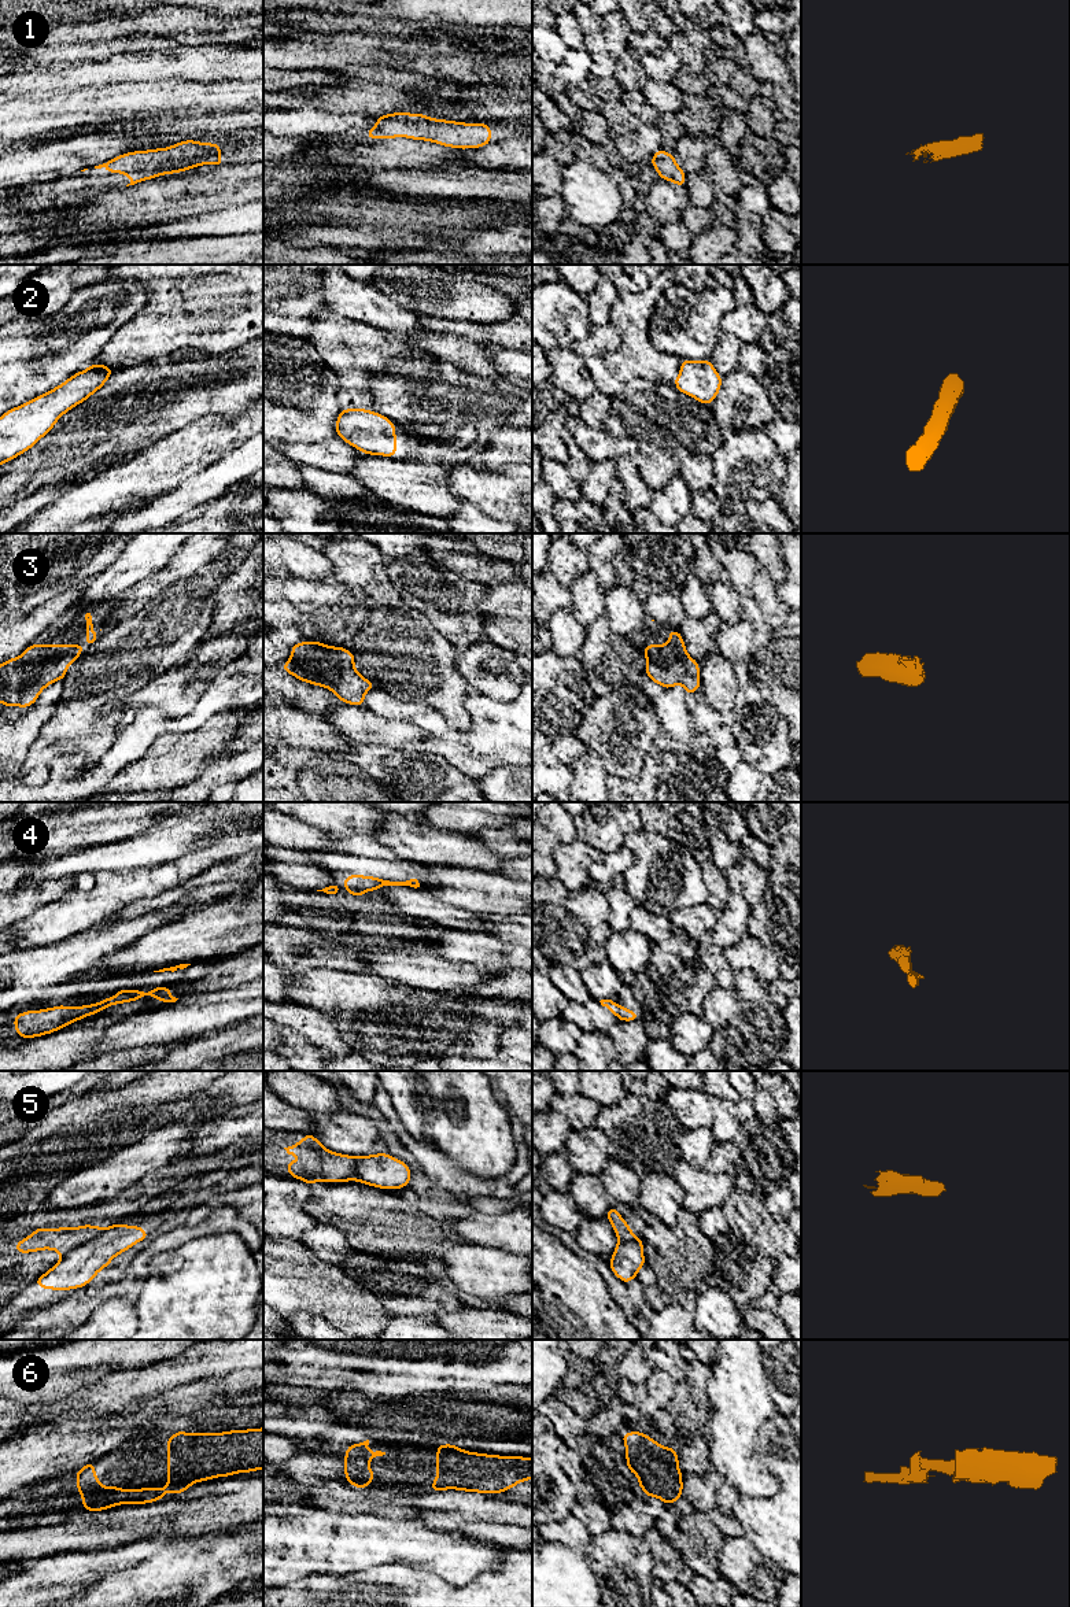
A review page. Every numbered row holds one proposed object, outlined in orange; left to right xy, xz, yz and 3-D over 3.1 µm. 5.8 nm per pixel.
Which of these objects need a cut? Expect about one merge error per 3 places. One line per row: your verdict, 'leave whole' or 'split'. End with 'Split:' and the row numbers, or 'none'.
1: leave whole
2: leave whole
3: leave whole
4: leave whole
5: split
6: leave whole
Split: 5

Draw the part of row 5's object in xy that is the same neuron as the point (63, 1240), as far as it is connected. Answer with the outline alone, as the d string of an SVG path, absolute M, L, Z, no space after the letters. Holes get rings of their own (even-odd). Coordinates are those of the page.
M92 1224L58 1229L37 1227L29 1237L16 1242L15 1252L30 1253L49 1249L59 1252L62 1257L64 1257L73 1249L92 1240L102 1230L103 1227Z

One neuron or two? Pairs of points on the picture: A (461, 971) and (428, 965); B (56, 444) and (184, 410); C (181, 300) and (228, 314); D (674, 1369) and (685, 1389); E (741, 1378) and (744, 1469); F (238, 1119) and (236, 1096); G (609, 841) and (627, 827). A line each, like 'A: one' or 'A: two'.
A: one
B: one
C: two
D: one
E: one
F: two
G: one

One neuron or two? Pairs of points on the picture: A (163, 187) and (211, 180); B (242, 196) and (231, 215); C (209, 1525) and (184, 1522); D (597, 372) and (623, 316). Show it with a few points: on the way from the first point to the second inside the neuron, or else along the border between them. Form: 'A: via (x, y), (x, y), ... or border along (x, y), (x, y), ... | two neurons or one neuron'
A: via (176, 185), (199, 183) | one neuron
B: border along (239, 203), (229, 206) | two neurons
C: via (203, 1524), (189, 1524) | one neuron
D: via (612, 364), (627, 348), (627, 331) | one neuron

